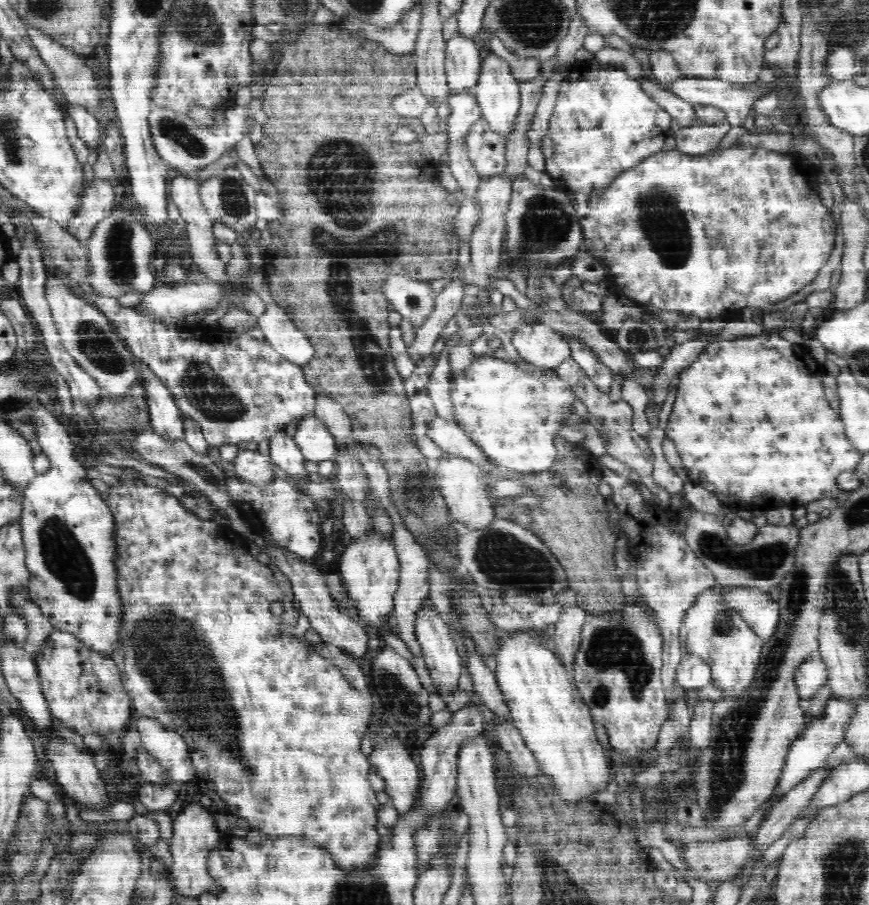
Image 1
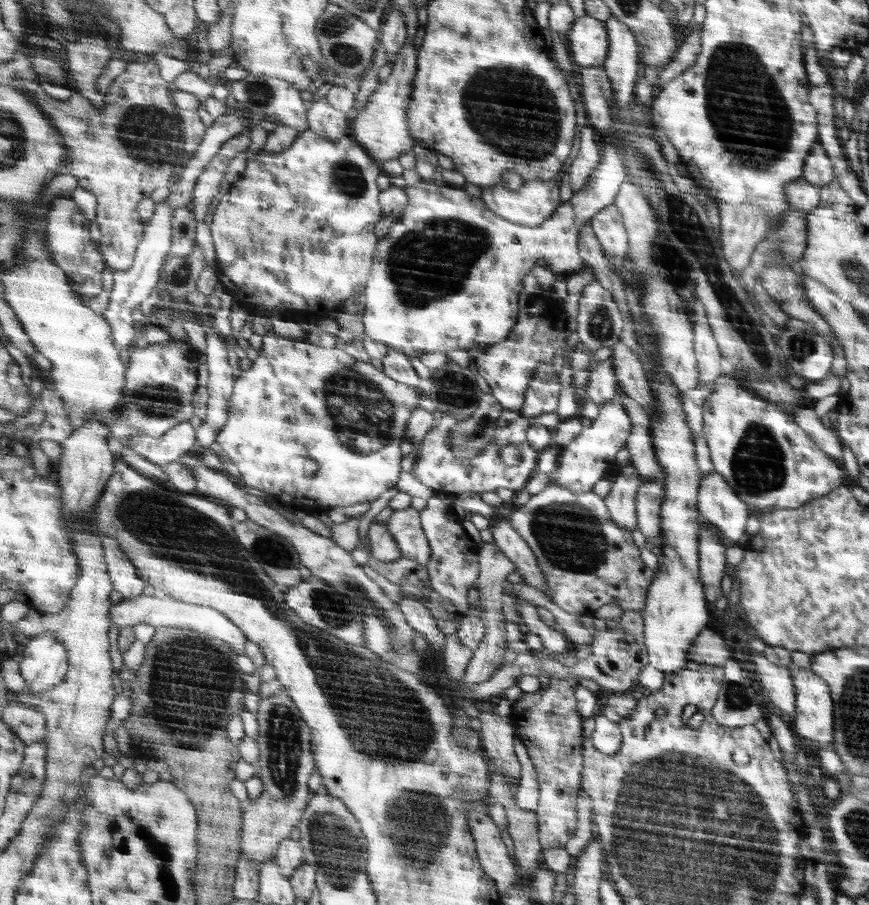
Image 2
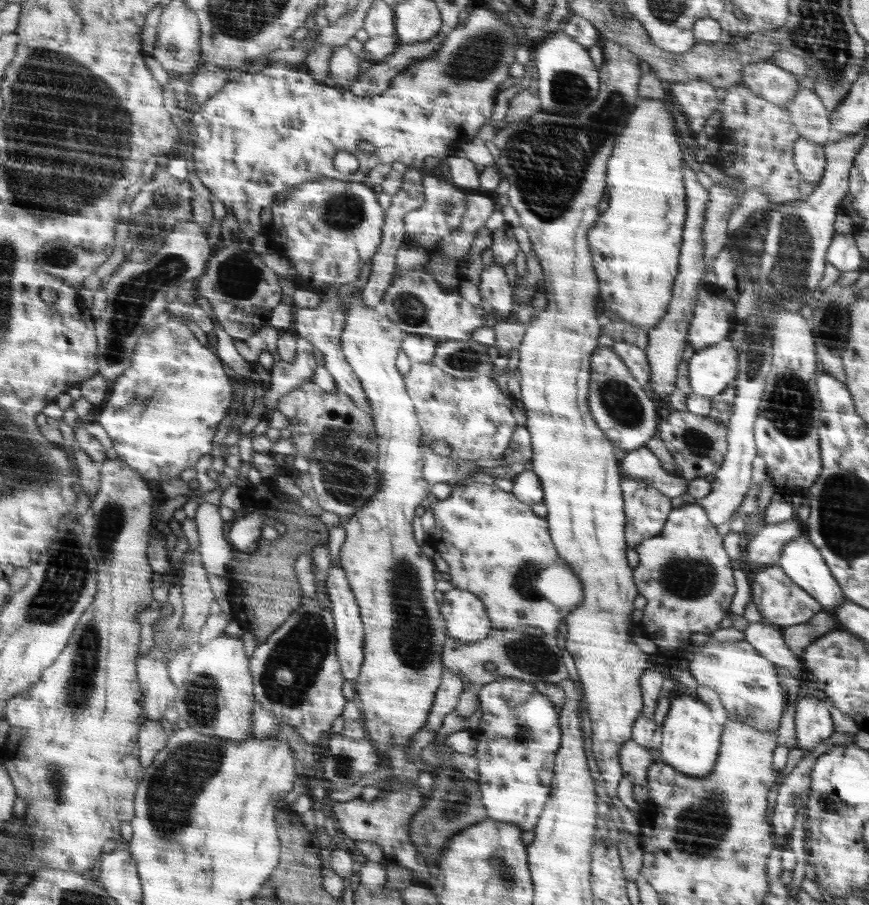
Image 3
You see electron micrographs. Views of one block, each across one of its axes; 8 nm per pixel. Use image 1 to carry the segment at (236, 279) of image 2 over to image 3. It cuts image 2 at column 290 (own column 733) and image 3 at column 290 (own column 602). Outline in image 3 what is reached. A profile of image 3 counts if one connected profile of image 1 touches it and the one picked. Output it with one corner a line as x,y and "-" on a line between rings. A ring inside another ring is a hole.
330,180
306,182
297,185
284,202
270,206
272,210
272,230
278,234
278,251
293,264
297,278
296,287
306,288
322,296
323,288
356,282
360,278
362,266
371,264
383,240
384,210
380,208
376,194
368,185
360,182
330,182

